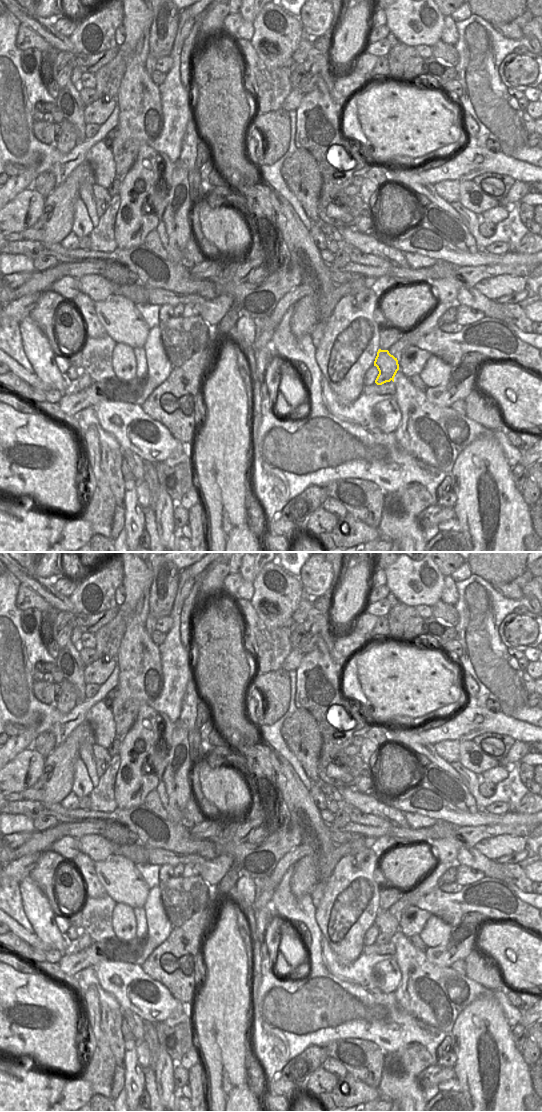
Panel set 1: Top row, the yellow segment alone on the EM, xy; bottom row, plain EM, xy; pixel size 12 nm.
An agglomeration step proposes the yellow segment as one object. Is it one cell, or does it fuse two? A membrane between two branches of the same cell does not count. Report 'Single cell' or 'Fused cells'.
Fused cells.

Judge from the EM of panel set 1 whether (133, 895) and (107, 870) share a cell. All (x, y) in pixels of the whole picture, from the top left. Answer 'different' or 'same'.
same

